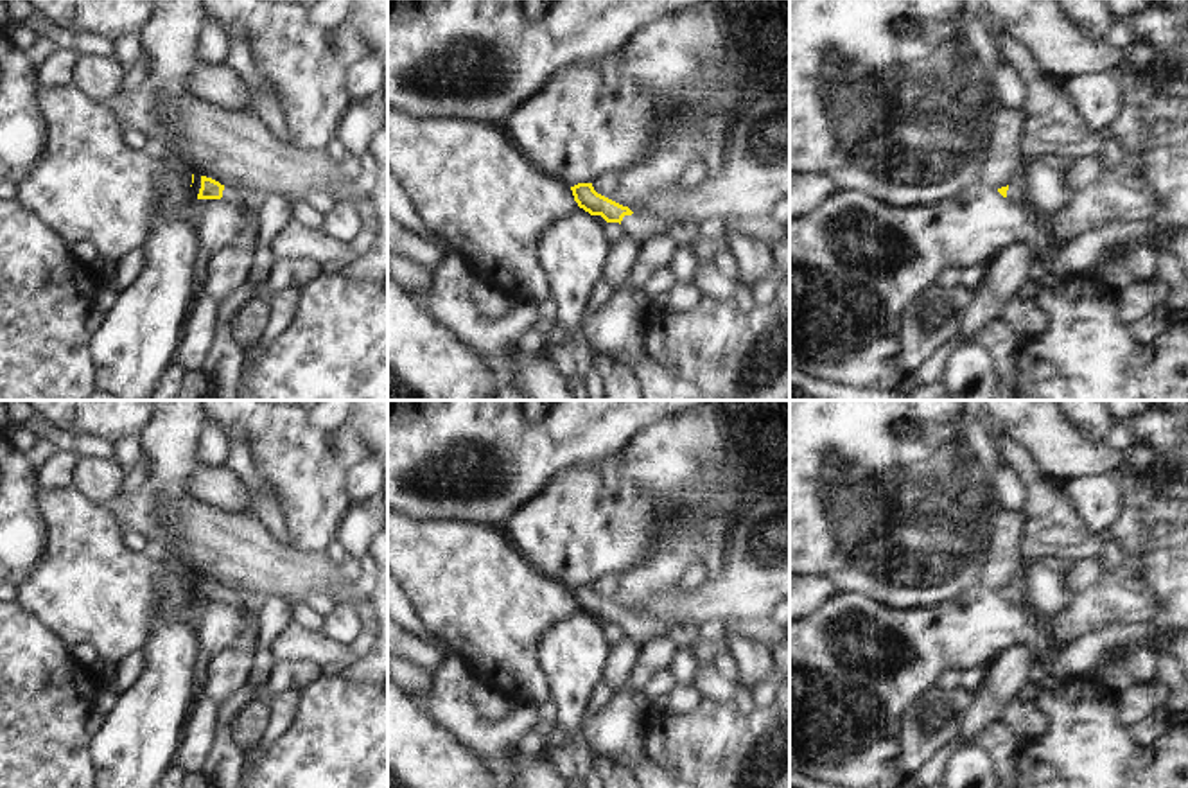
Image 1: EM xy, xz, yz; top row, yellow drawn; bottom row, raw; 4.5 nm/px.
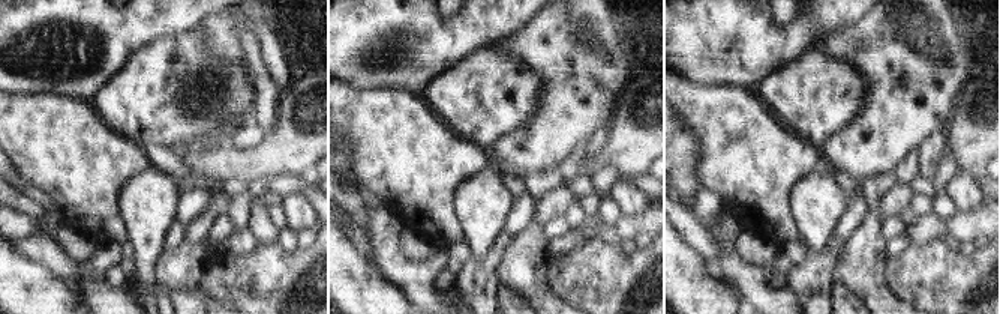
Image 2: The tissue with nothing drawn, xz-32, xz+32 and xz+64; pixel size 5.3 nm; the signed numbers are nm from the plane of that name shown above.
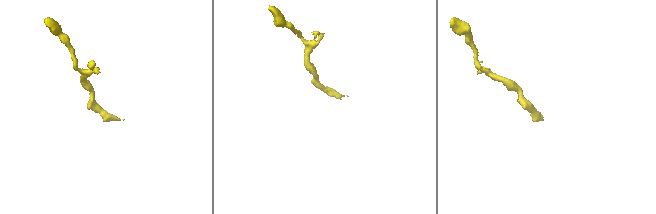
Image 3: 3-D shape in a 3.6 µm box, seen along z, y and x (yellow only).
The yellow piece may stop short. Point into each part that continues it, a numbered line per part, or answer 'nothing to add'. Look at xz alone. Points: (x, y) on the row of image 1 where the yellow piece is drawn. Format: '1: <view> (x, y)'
1: xz (637, 227)

